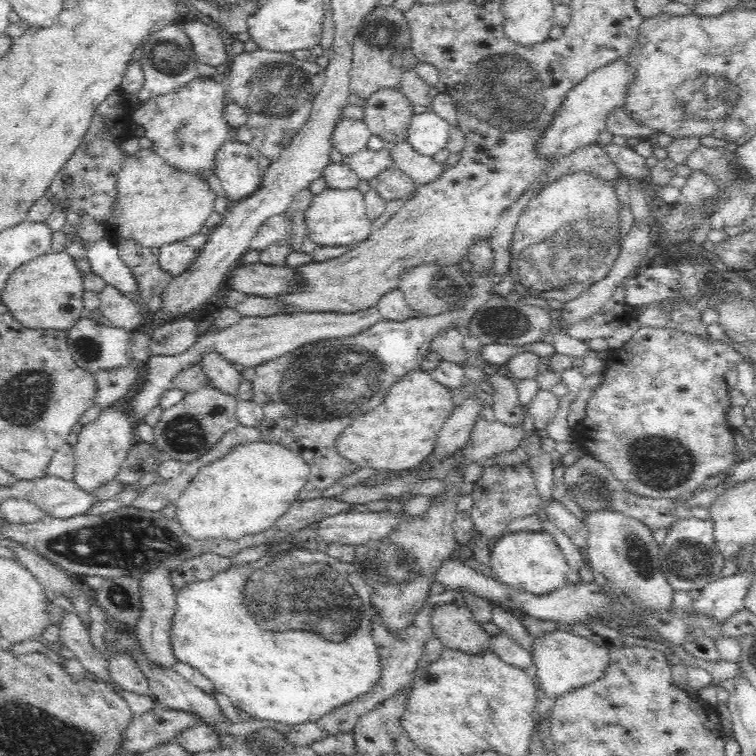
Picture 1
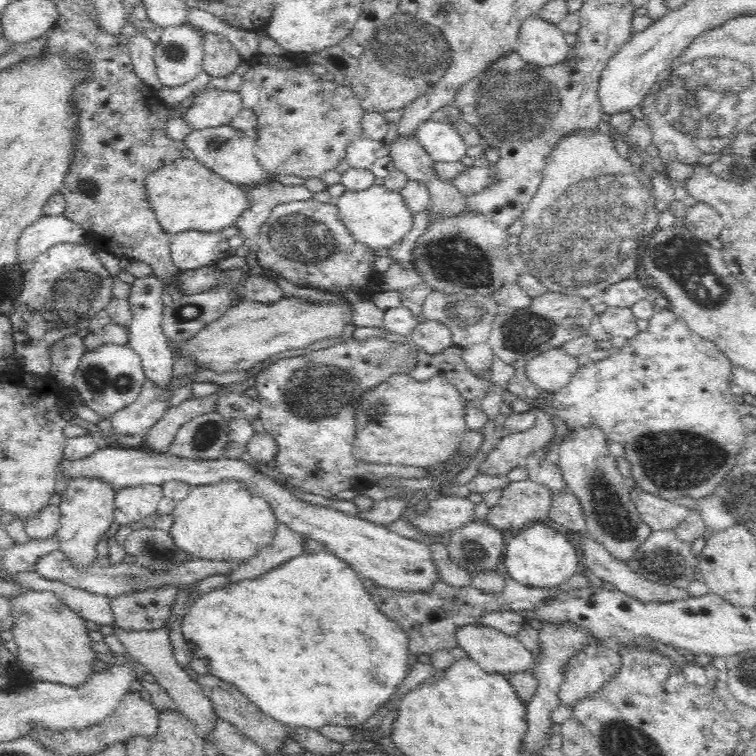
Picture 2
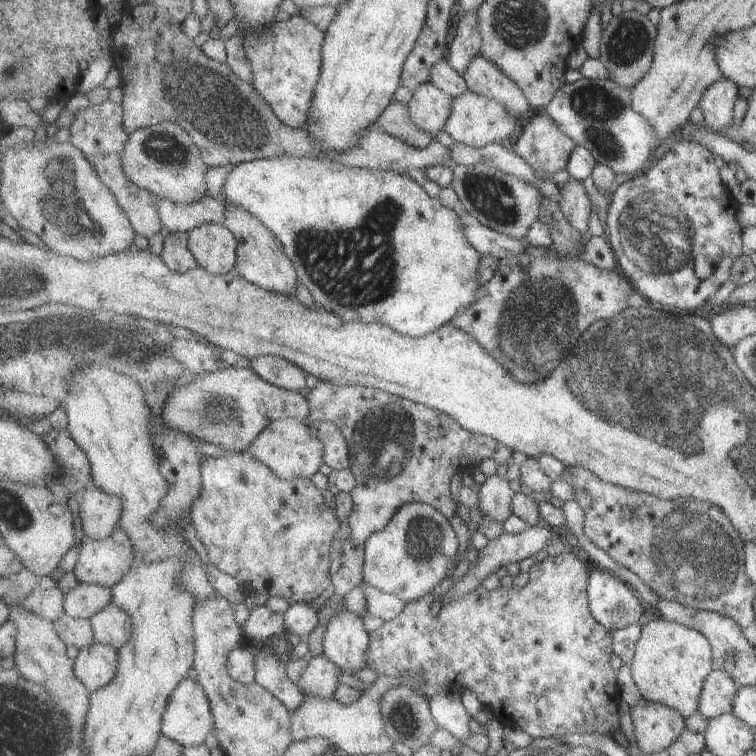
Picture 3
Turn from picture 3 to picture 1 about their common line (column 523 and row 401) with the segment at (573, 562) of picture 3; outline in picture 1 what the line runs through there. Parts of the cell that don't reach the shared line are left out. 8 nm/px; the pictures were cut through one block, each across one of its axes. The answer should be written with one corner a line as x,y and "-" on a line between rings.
654,324
652,327
640,327
625,343
626,356
622,358
608,358
608,362
612,362
609,370
604,371
604,380
597,388
596,392
588,400
586,418
576,424
573,429
573,440
582,437
582,445
580,447
591,458
604,462
604,464
613,472
613,475
626,484
627,488
646,498
665,498
671,499
681,492
703,484
704,480
710,478
718,472
725,472
727,468
731,468
734,461
737,460
736,450
734,449
734,434
736,430
731,428
726,419
726,412
730,408
730,392
725,380
725,373
728,369
734,369
734,364
742,356
732,347
720,340
713,339
712,342
702,342
695,336
689,334
670,333
664,330
662,325

